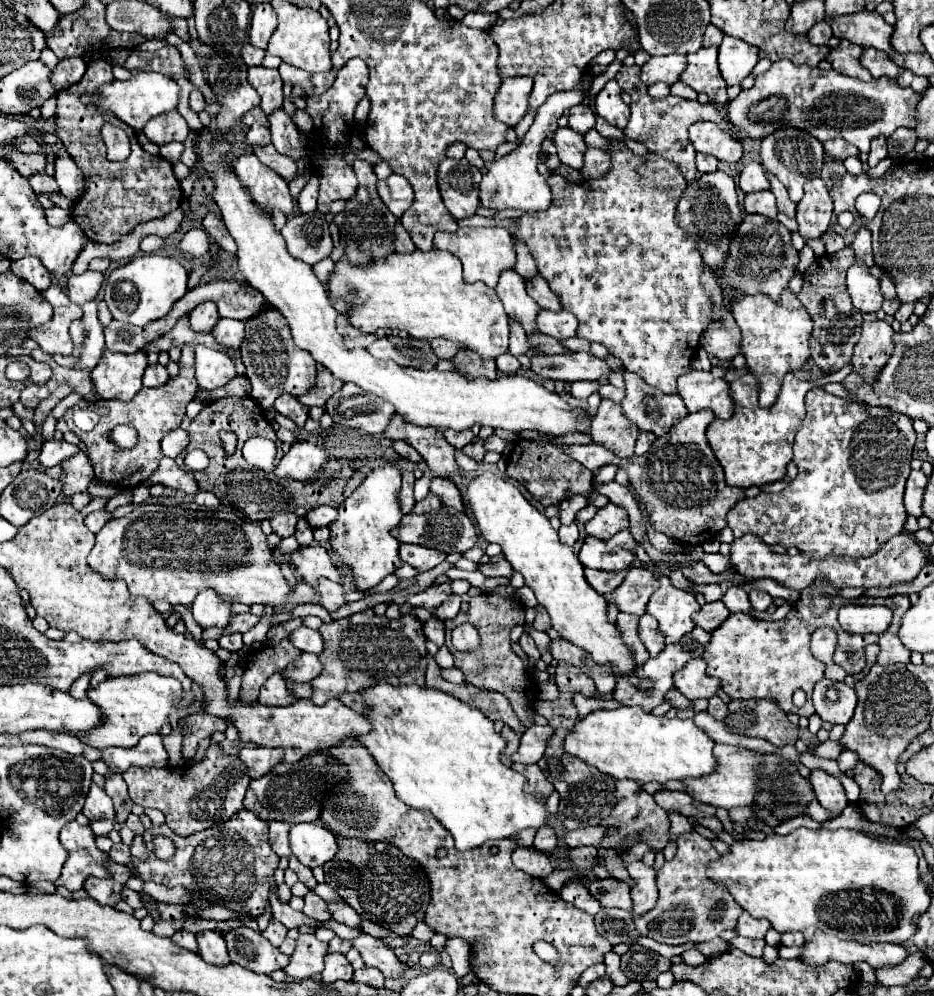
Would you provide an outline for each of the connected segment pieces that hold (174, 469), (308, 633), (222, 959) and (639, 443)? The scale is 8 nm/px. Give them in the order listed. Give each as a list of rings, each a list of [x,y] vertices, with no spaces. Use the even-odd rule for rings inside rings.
[[[166,456],[160,460],[158,472],[154,472],[154,476],[150,476],[150,480],[146,480],[142,484],[146,488],[162,484],[162,486],[184,490],[186,494],[196,494],[198,492],[198,484],[196,484],[194,476],[188,470],[180,468],[172,458],[166,458]]]
[[[306,626],[292,632],[292,642],[302,652],[312,652],[316,656],[322,654],[322,648],[324,648],[324,640],[322,640],[320,632],[312,630],[312,628],[306,628]]]
[[[212,930],[198,932],[196,940],[198,940],[198,954],[206,962],[210,962],[210,964],[228,964],[230,962],[226,942],[220,932],[212,932]]]
[[[640,432],[640,434],[638,434],[638,440],[636,440],[636,454],[638,454],[638,456],[644,454],[654,440],[656,440],[654,434],[650,434],[650,432]]]

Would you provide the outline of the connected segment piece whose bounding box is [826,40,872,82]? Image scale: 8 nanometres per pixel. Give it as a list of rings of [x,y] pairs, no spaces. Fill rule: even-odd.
[[[840,40],[838,48],[834,48],[830,54],[828,54],[828,62],[832,64],[832,68],[840,74],[846,74],[846,76],[852,76],[852,78],[860,78],[864,82],[868,82],[872,76],[866,68],[862,68],[860,64],[860,56],[862,56],[862,48],[852,44],[850,40]]]

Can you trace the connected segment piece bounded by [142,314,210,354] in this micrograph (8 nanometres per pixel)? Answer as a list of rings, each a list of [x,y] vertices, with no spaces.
[[[186,314],[186,316],[182,316],[182,318],[174,324],[174,328],[172,328],[170,332],[162,334],[162,338],[154,340],[152,344],[146,344],[142,350],[148,354],[152,348],[158,348],[158,352],[168,352],[172,346],[178,346],[178,348],[182,348],[184,344],[196,346],[198,342],[202,342],[202,340],[200,340],[202,336],[210,336],[210,334],[194,332],[194,330],[190,328],[190,320],[188,320],[188,314]]]

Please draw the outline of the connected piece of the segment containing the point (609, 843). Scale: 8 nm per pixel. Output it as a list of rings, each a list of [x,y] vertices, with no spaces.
[[[616,780],[616,806],[612,810],[612,816],[602,820],[604,826],[608,826],[608,836],[602,840],[602,848],[614,848],[620,838],[626,838],[628,834],[642,834],[640,840],[644,840],[646,844],[652,846],[654,852],[660,852],[664,850],[664,846],[668,844],[668,828],[670,828],[670,820],[668,820],[668,814],[666,810],[662,810],[656,802],[654,802],[654,796],[644,792],[636,782],[632,780]]]

